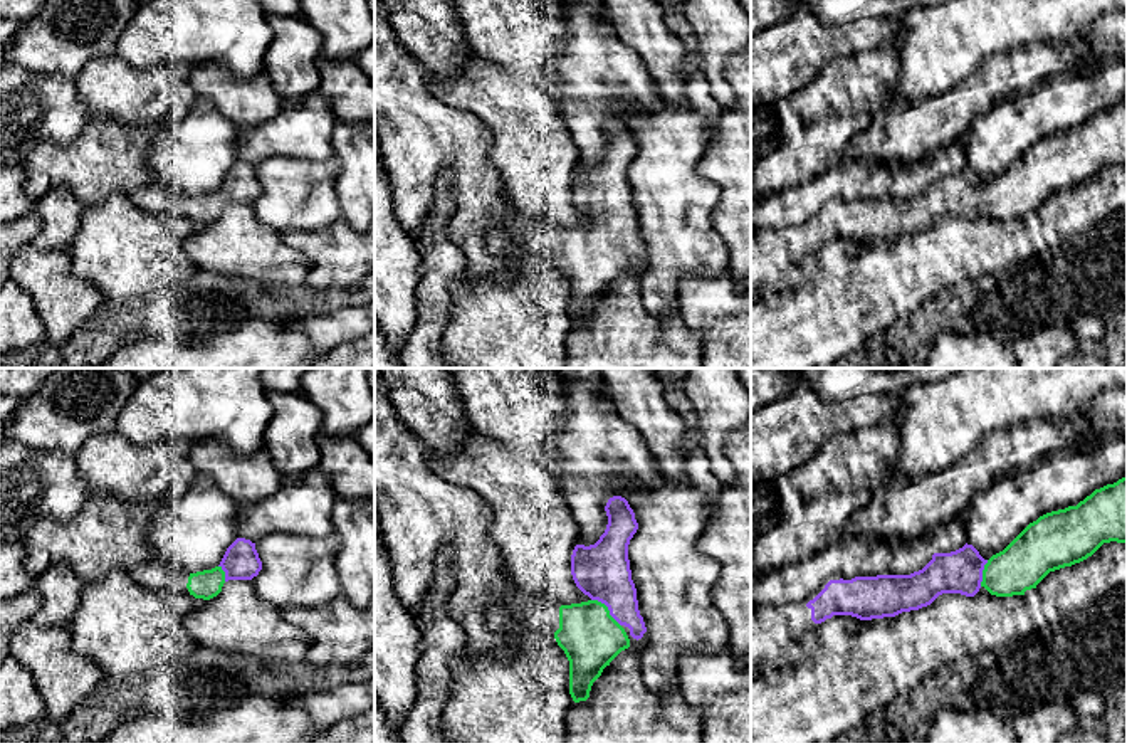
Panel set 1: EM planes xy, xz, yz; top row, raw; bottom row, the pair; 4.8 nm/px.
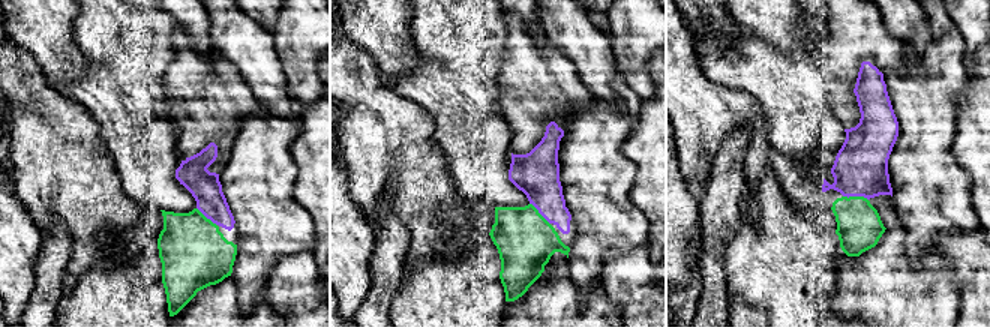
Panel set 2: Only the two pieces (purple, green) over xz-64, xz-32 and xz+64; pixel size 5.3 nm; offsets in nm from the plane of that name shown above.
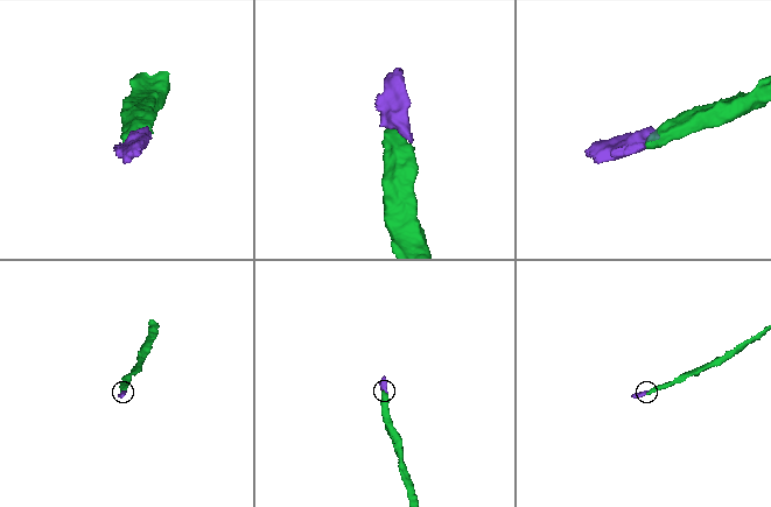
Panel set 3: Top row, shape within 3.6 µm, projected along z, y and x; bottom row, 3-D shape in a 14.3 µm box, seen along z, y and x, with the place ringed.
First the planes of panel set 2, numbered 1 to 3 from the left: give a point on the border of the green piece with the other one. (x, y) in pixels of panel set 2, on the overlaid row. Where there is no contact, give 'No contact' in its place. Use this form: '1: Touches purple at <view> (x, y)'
1: Touches purple at xz-64 (207, 218)
2: Touches purple at xz-32 (539, 212)
3: Touches purple at xz+64 (855, 195)

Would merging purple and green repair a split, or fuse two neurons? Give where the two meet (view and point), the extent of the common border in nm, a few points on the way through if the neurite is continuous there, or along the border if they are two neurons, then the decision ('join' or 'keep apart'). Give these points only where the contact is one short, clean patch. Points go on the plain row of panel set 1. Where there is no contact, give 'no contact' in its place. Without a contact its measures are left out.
meets purple in xz at (608, 232); contact 190 nm long; runs through xz (602, 194), (608, 207), (608, 232), (590, 256), (590, 261); join

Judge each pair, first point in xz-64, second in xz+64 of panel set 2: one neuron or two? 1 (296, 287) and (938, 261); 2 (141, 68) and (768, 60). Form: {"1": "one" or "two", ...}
{"1": "two", "2": "two"}

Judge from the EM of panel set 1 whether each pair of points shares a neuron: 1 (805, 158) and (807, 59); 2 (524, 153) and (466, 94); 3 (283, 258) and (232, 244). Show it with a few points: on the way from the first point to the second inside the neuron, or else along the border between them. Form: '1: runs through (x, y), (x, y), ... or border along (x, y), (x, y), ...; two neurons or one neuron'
1: border along (837, 59), (803, 88), (780, 101); two neurons
2: runs through (514, 137), (482, 103); one neuron
3: runs through (271, 254), (244, 247); one neuron

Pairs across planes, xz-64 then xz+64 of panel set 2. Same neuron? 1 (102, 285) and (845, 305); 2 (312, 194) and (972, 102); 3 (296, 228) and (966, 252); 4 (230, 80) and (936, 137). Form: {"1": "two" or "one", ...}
{"1": "two", "2": "one", "3": "two", "4": "two"}

